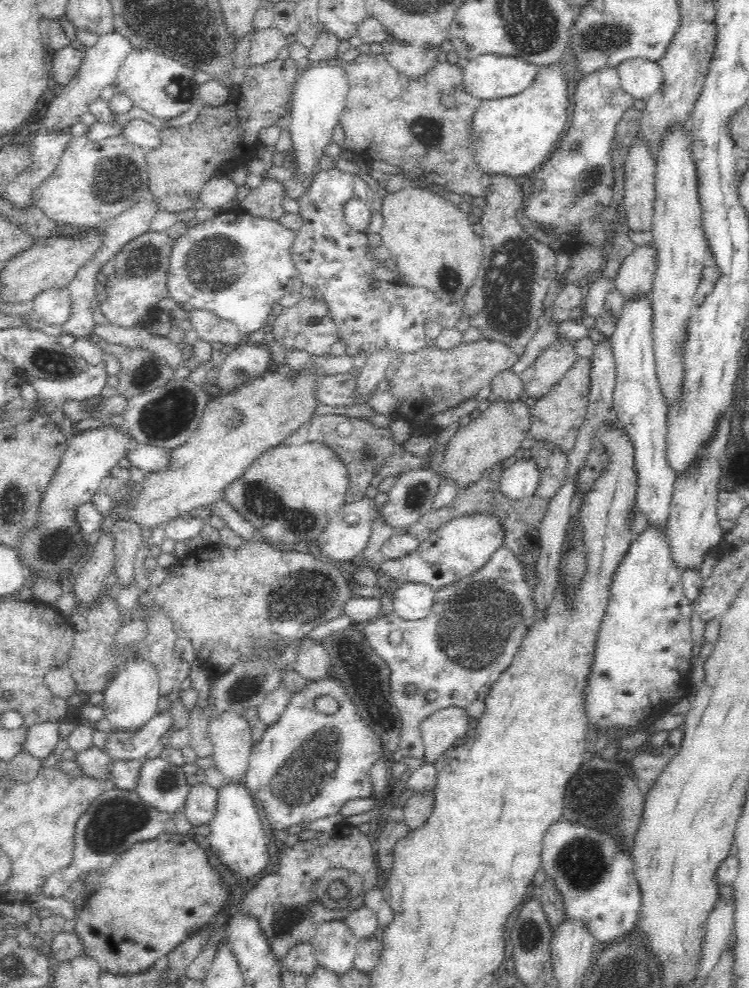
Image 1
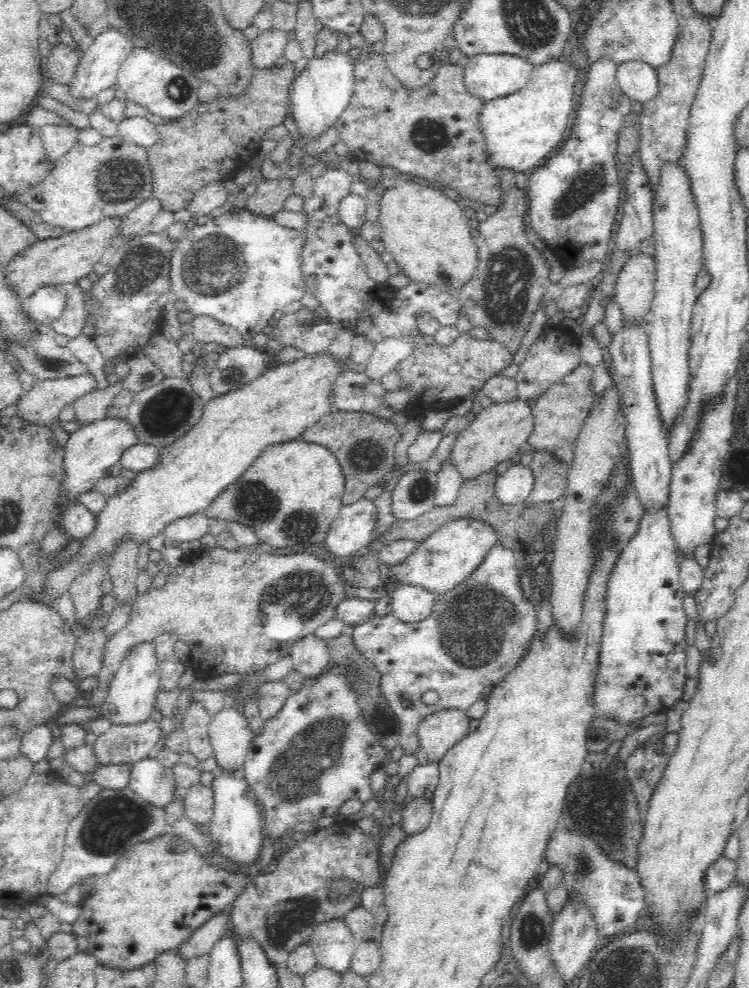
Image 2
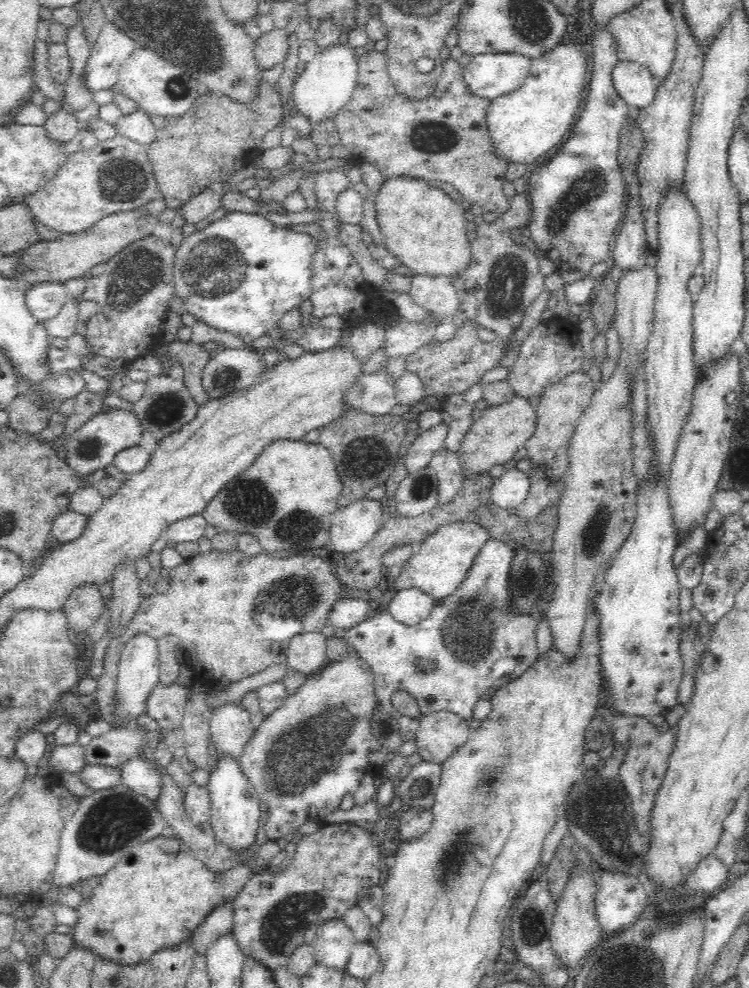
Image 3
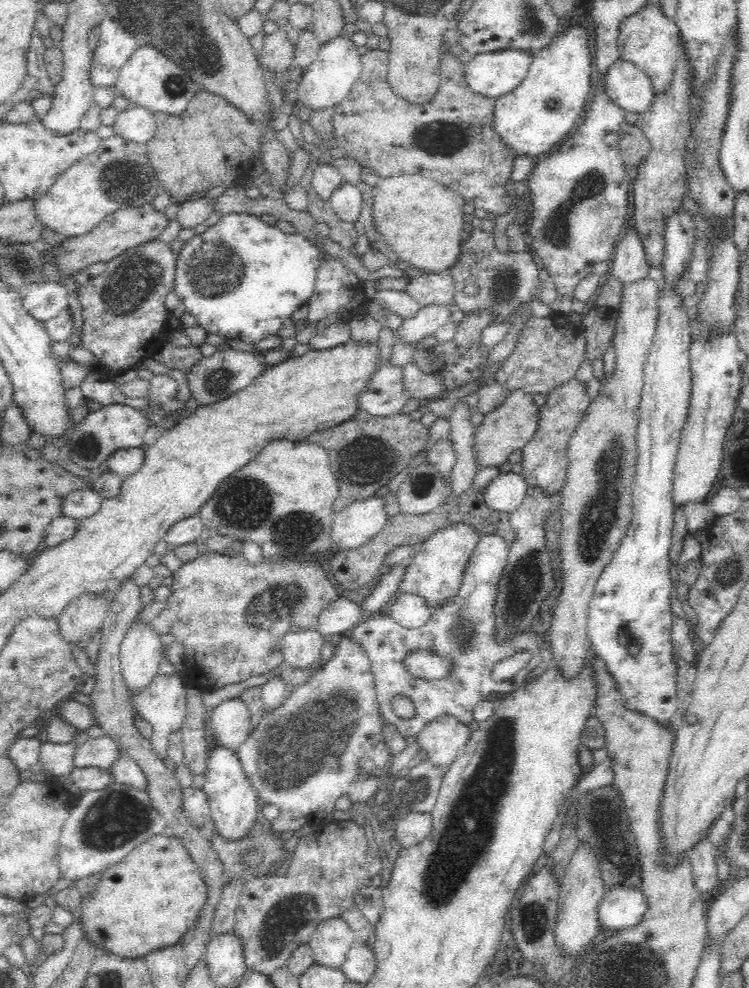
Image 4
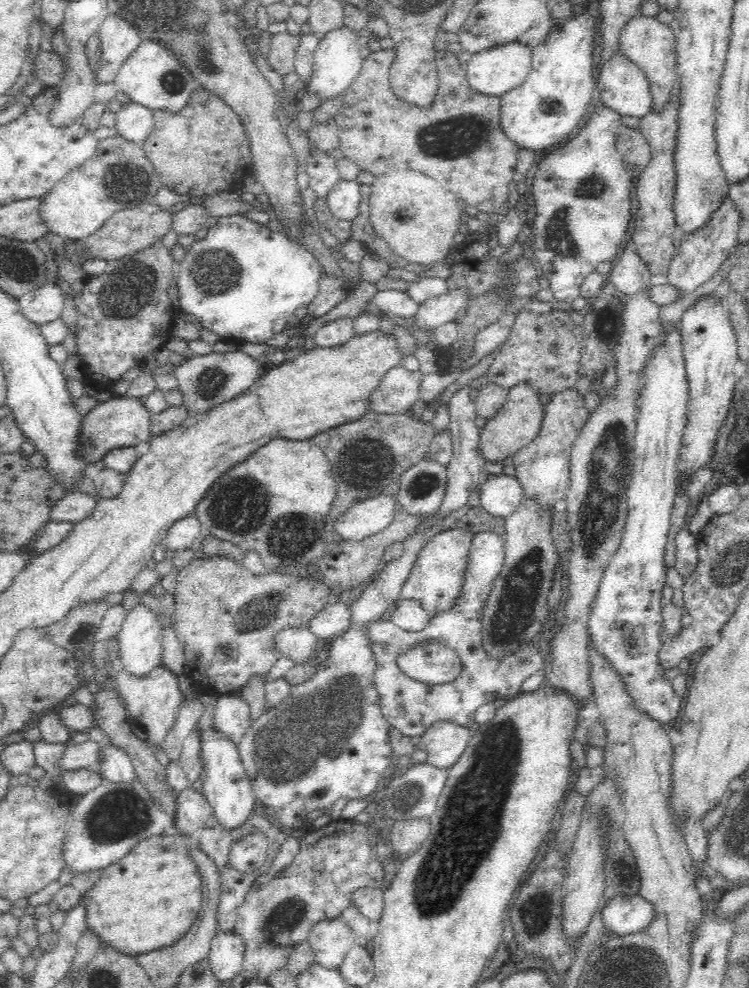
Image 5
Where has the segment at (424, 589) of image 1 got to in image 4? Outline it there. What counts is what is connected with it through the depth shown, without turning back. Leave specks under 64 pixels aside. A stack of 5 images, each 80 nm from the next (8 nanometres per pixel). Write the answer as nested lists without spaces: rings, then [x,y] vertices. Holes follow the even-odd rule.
[[[398,593],[390,602],[389,615],[400,625],[421,627],[429,618],[432,608],[418,594]]]

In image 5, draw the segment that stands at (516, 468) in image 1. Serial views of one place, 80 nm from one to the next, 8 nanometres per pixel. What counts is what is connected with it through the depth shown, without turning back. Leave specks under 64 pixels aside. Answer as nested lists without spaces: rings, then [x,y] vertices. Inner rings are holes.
[[[488,476],[480,487],[480,504],[489,514],[506,518],[520,506],[524,489],[515,476]]]

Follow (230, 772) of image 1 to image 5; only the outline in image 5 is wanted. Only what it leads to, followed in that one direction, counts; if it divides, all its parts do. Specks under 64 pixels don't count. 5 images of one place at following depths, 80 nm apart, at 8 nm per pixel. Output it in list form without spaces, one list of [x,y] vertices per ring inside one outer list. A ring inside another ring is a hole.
[[[236,693],[220,695],[215,704],[212,729],[237,747],[250,730],[249,716],[249,704]]]

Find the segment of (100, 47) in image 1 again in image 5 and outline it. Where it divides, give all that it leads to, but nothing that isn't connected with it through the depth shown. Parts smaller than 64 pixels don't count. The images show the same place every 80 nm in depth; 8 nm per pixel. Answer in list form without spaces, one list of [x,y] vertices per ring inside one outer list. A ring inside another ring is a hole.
[[[109,14],[102,21],[97,35],[101,40],[102,56],[94,81],[97,85],[108,85],[115,82],[117,71],[143,40],[132,24],[115,14]]]

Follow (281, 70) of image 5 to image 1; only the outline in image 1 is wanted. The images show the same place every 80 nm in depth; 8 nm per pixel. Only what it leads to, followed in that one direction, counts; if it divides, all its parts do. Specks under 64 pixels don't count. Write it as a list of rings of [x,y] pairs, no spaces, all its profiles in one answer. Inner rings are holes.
[[[276,27],[256,30],[252,34],[247,65],[264,65],[275,60],[284,46],[286,46],[285,37]]]

